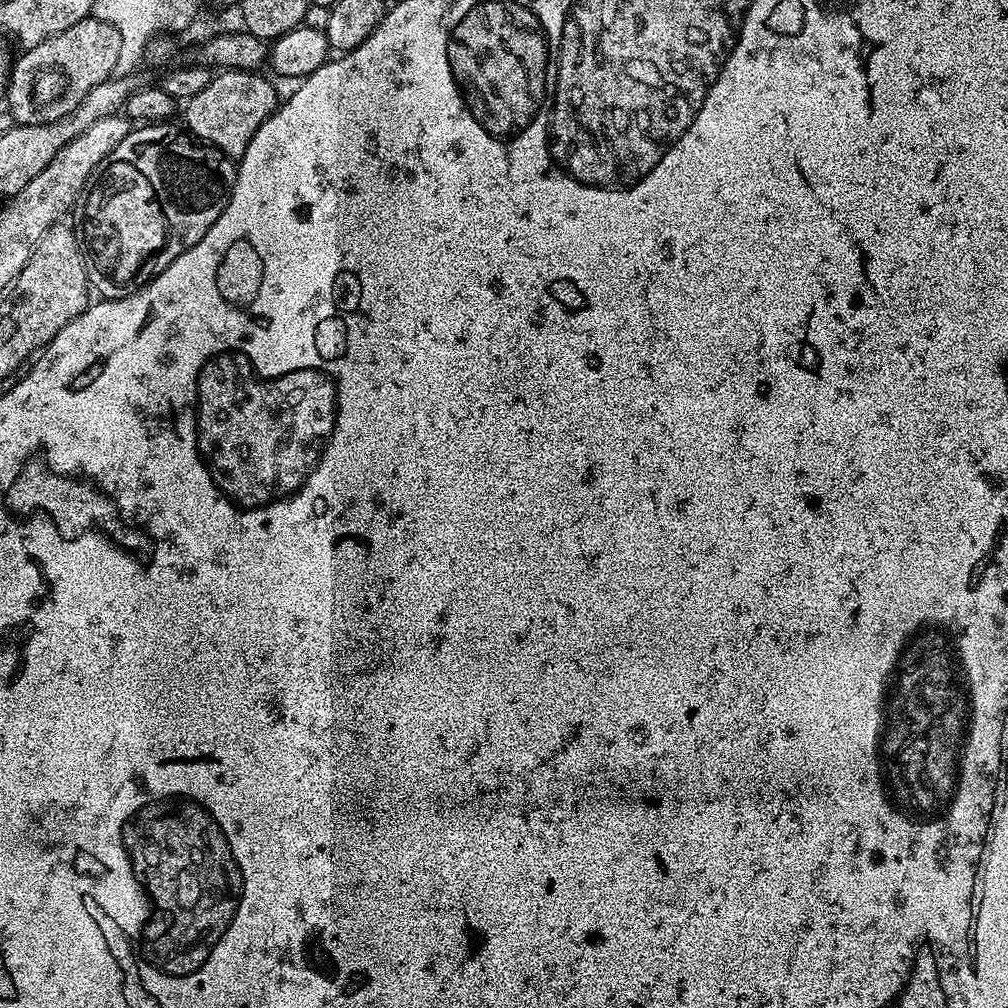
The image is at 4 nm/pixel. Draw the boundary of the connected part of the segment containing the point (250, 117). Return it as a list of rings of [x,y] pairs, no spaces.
[[[241,68],[217,71],[211,82],[183,105],[183,123],[187,131],[197,140],[211,144],[228,156],[243,156],[258,126],[262,126],[262,122],[266,122],[266,118],[270,118],[270,114],[278,107],[275,86],[266,77],[259,76],[260,74],[256,70],[243,72]]]

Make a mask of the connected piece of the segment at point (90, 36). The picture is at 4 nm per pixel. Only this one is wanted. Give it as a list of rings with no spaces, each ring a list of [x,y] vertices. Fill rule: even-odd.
[[[91,15],[82,22],[77,22],[75,26],[70,26],[70,30],[62,30],[62,34],[54,34],[50,38],[46,38],[46,42],[21,51],[19,53],[21,56],[17,55],[12,65],[10,84],[13,89],[17,88],[15,111],[22,115],[23,124],[49,124],[52,120],[70,115],[90,91],[90,84],[98,86],[115,73],[121,46],[122,38],[118,34],[118,30],[114,30],[114,26],[110,26],[110,22],[102,22],[96,16]],[[50,67],[66,71],[69,90],[65,93],[63,100],[58,102],[57,107],[40,112],[30,110],[26,97],[32,80],[32,71]]]

